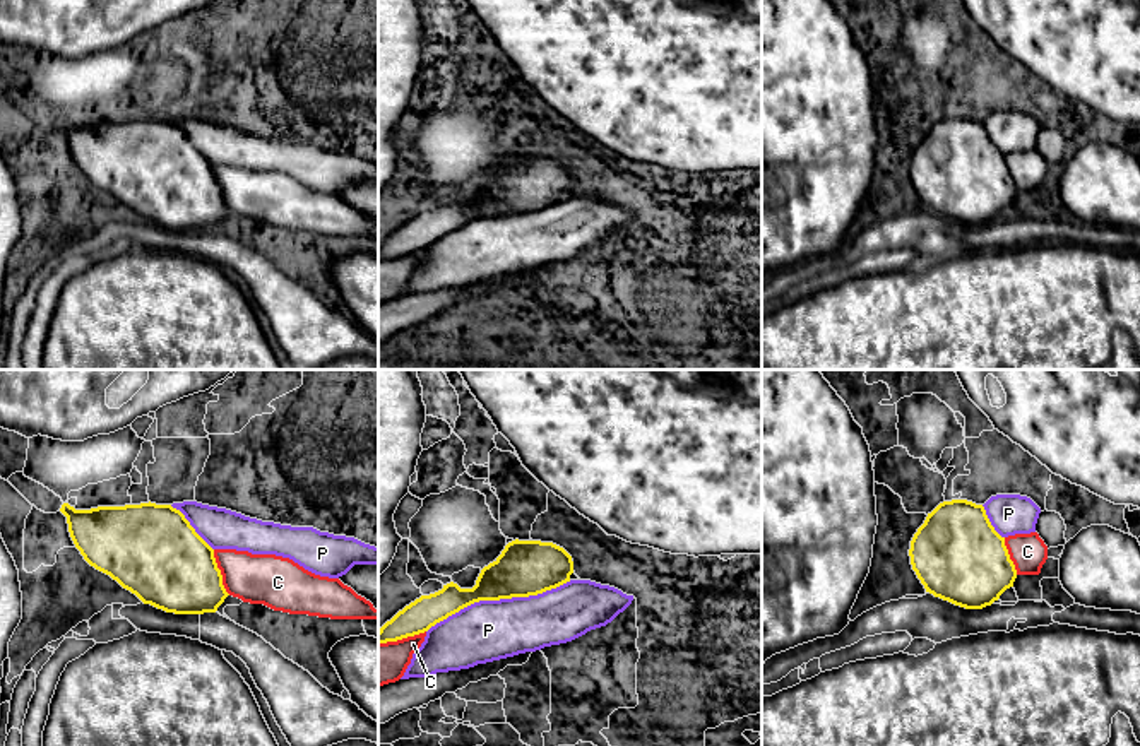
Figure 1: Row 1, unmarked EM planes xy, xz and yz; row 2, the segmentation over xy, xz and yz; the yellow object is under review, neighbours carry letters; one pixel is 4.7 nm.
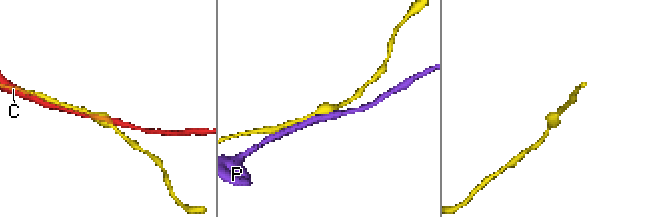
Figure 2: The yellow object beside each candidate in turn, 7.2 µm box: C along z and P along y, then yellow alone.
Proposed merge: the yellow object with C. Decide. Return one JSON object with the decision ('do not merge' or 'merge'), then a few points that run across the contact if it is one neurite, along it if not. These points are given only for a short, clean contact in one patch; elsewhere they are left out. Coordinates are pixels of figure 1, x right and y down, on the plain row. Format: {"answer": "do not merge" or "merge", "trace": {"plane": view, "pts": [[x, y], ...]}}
{"answer": "do not merge"}

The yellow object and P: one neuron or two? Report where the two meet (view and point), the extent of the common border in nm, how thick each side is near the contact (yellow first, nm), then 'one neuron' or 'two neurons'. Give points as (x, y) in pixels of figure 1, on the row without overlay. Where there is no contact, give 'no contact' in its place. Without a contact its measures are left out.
contact xz (498, 216); length 700 nm; calibres 260 and 280 nm; two neurons

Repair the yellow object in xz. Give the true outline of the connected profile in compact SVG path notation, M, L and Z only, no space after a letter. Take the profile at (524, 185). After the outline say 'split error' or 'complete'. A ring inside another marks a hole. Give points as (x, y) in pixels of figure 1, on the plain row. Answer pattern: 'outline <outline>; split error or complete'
outline M515 156L505 163L493 180L481 186L472 205L460 205L457 200L450 198L435 210L421 212L378 246L378 260L397 258L425 250L436 240L479 217L500 217L543 210L570 198L572 190L573 178L563 164L553 159Z; complete

